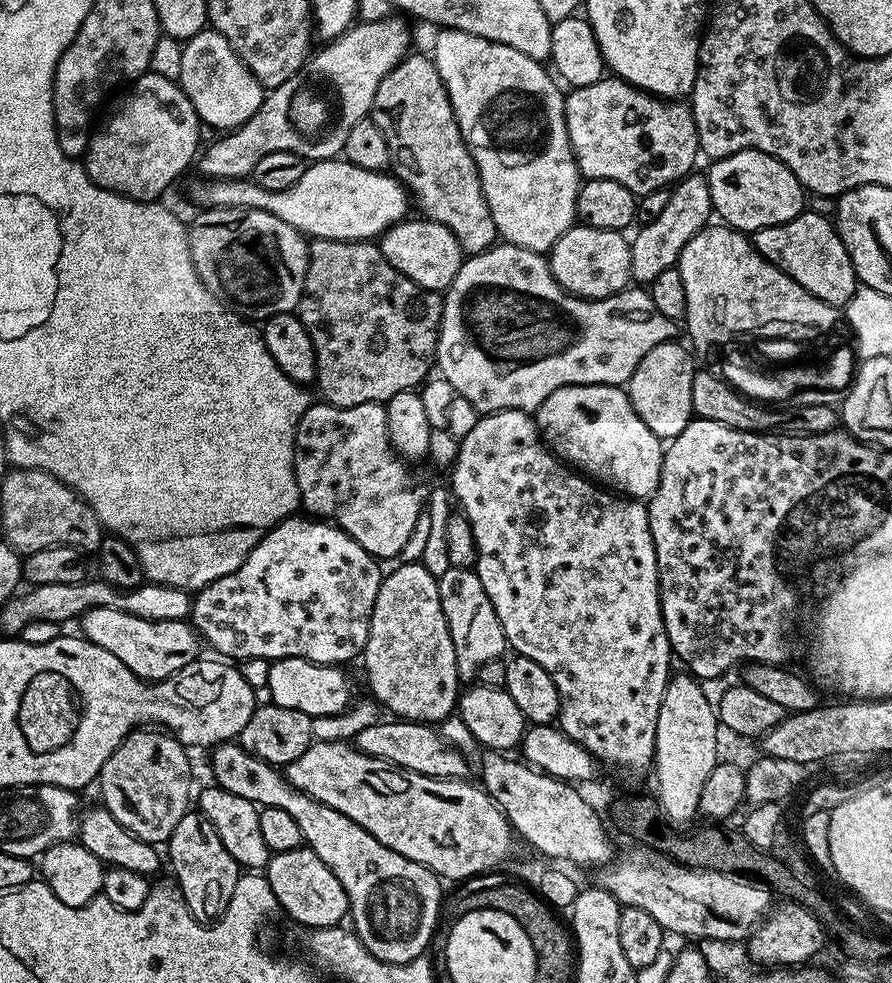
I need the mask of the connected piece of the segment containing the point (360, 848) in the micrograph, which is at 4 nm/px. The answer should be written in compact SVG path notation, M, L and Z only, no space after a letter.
M239 743L217 744L210 755L215 787L238 794L238 798L246 798L260 808L278 806L278 810L286 810L286 814L294 817L295 824L302 826L304 844L314 850L314 854L330 866L334 878L342 882L348 899L348 916L352 920L351 931L374 958L383 964L408 964L429 951L436 919L439 921L442 916L441 877L382 846L374 834L362 830L358 822L350 822L346 814L338 814L338 810L293 788L279 767L251 756Z

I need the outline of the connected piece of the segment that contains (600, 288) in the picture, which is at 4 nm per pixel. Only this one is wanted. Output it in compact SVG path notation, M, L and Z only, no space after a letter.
M582 223L568 228L546 259L554 278L564 287L564 291L580 297L581 300L605 300L625 291L632 280L632 246L624 232L598 230Z

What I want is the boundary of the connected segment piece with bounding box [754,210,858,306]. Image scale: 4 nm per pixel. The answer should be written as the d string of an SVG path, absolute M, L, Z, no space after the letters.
M805 210L790 222L766 226L754 233L756 249L778 266L794 282L814 294L822 302L833 306L847 305L848 299L858 291L856 271L846 254L846 246L836 232L836 225L827 215Z

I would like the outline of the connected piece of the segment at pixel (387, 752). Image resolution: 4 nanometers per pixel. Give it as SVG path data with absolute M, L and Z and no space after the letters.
M399 718L381 719L366 730L358 733L354 746L370 758L384 760L395 768L405 768L414 774L422 774L439 780L463 780L469 774L470 762L457 748L444 741L435 727L414 720Z

